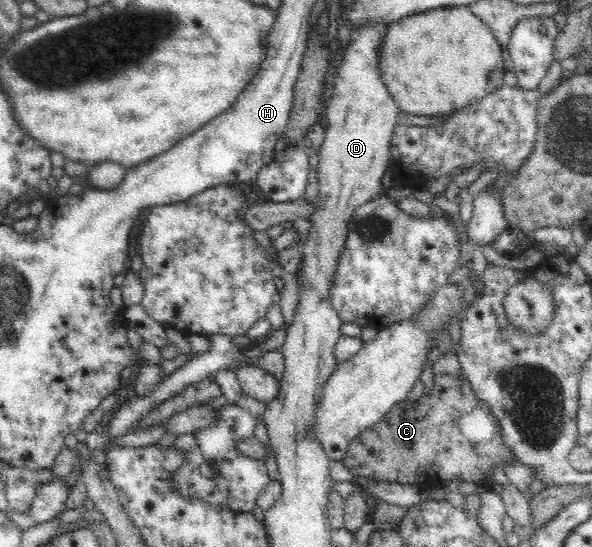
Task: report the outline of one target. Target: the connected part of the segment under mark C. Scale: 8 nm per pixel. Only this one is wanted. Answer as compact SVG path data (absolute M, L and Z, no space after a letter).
M450 374L434 377L434 386L429 397L414 401L406 398L400 401L390 412L387 412L382 420L360 431L348 444L343 463L353 474L362 476L373 482L388 482L410 484L426 489L426 476L434 474L438 480L445 484L449 481L466 481L475 483L484 476L492 476L494 468L502 466L502 460L514 461L511 454L507 455L502 435L500 435L500 423L492 417L492 411L484 404L471 389L468 379L462 374L462 378Z

